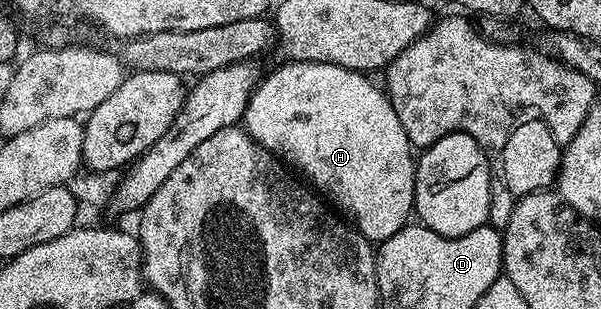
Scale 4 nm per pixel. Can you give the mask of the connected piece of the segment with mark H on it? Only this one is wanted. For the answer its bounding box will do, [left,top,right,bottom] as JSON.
[241,62,416,242]

